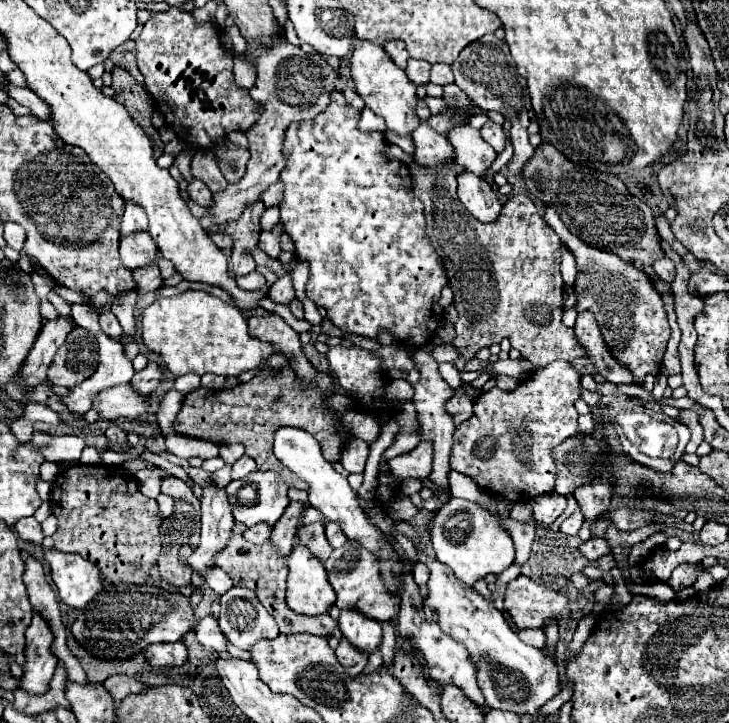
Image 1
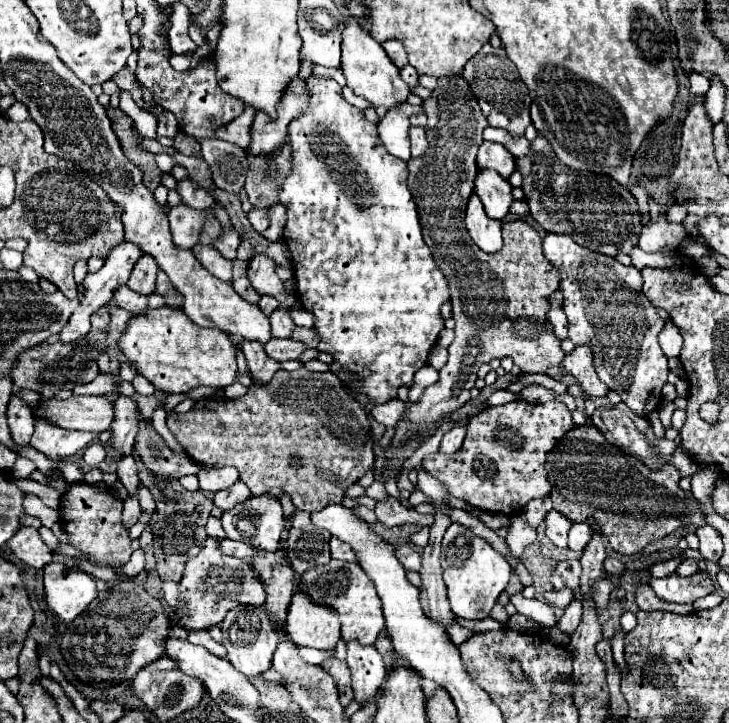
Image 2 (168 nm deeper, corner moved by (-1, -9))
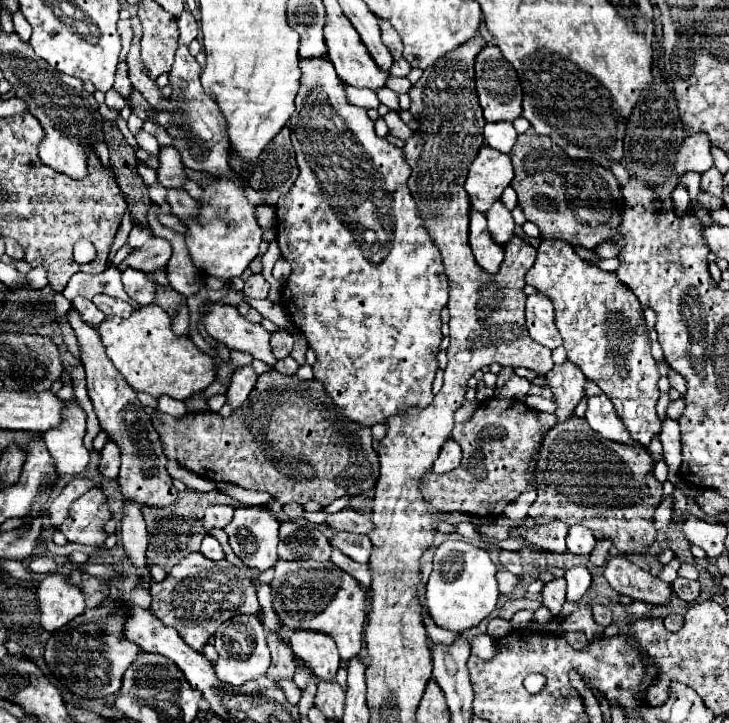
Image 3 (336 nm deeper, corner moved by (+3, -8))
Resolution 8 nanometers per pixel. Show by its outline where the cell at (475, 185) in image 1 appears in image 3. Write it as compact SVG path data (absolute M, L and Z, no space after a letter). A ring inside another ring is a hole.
M476 209L470 211L470 247L478 265L490 273L498 271L504 259L504 249L490 237L490 231L486 229L486 217Z

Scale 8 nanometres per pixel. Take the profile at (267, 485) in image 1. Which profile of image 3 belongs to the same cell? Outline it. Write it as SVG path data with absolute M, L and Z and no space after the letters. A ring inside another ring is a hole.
M236 507L234 519L224 527L234 553L250 567L260 571L270 569L278 561L278 519L266 507Z

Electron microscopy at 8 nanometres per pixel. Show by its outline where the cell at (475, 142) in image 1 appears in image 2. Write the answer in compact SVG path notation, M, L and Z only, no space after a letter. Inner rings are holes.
M480 170L474 180L474 192L484 204L488 218L504 220L512 206L512 186L494 170Z

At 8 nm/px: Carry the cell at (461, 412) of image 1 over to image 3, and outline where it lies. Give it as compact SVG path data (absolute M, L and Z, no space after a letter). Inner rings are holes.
M448 439L448 441L442 445L440 455L438 455L438 459L434 461L434 467L432 467L432 469L434 469L436 473L446 473L448 469L454 469L454 467L460 465L460 457L462 457L460 445L458 445L456 441Z

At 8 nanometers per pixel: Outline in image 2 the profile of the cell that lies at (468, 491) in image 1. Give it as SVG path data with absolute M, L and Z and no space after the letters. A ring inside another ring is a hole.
M550 496L538 498L538 500L534 500L534 502L530 502L530 504L526 506L526 520L530 522L530 526L536 528L536 526L544 520L544 514L546 514L548 510L552 510L552 500L550 500Z

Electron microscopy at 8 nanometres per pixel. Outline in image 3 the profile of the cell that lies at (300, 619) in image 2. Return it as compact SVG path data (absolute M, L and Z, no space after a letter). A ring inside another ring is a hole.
M310 629L292 631L290 647L298 659L302 659L318 679L334 679L340 667L340 655L336 643L326 633L316 633Z

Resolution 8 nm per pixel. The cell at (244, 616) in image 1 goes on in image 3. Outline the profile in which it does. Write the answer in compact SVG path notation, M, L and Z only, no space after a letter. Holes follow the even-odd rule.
M238 615L236 619L228 619L226 623L222 623L218 627L218 631L214 633L214 647L218 651L218 661L214 663L218 679L226 681L226 683L230 683L234 687L244 685L250 679L264 677L266 671L268 671L268 667L270 667L270 651L268 651L268 645L266 645L266 631L264 631L262 621L256 615Z

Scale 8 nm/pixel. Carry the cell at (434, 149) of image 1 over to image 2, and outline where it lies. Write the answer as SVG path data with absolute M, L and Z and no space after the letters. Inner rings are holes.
M410 128L408 130L410 136L410 144L412 144L412 156L422 156L426 150L426 134L424 128Z

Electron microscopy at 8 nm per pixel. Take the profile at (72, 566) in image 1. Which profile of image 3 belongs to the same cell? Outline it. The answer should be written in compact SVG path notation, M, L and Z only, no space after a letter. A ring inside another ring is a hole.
M50 573L38 583L38 605L42 613L40 625L54 633L86 609L86 599L68 575Z

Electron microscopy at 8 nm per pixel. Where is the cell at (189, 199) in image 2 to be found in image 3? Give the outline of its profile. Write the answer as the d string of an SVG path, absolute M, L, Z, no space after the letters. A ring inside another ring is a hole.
M162 147L160 149L160 169L158 169L158 181L166 189L184 189L186 183L186 169L180 159L180 153L172 147Z

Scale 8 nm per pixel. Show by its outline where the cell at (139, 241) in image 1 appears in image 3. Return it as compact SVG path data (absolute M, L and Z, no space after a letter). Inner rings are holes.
M132 267L124 269L122 283L124 283L124 289L130 295L130 299L134 299L138 305L150 305L154 301L156 285L148 277L148 273L144 273L140 269L132 269Z

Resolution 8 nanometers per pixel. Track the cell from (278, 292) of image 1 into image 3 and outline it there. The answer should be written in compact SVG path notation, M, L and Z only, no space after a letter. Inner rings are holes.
M278 329L276 333L272 333L270 347L272 347L272 353L276 359L288 357L292 351L292 335L286 329Z

